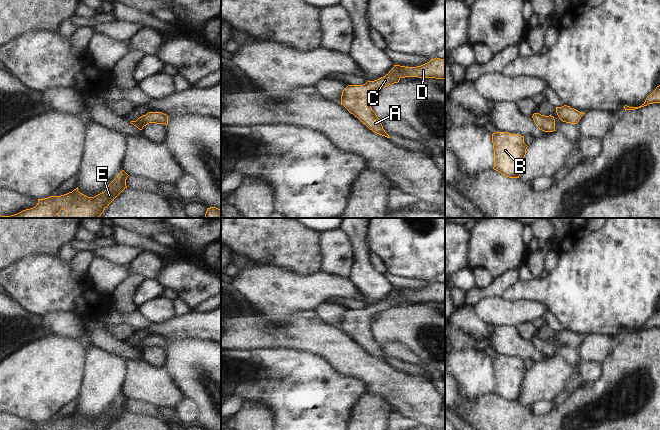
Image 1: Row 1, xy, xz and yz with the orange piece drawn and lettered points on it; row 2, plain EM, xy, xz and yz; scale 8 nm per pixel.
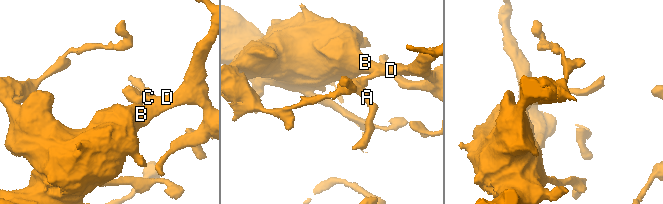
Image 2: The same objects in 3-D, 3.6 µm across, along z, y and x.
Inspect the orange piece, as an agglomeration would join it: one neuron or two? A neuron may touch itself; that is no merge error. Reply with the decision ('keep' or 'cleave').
keep

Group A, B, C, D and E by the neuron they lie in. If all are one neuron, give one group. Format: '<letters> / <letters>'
A B C D E

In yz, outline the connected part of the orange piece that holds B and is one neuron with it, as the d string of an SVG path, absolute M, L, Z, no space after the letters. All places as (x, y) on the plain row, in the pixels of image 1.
M495 356L492 358L494 373L493 393L509 402L519 402L527 369L524 360L508 356Z

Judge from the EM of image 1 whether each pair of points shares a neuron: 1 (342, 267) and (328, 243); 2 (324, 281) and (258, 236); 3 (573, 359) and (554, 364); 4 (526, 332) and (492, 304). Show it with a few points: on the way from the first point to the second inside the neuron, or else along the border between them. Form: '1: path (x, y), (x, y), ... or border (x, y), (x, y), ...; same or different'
1: path (339, 261), (338, 253), (334, 249); same
2: border (321, 270), (315, 274), (307, 275), (291, 272); different
3: border (555, 354), (561, 354), (576, 368); different
4: border (531, 321), (519, 323), (515, 327); different

